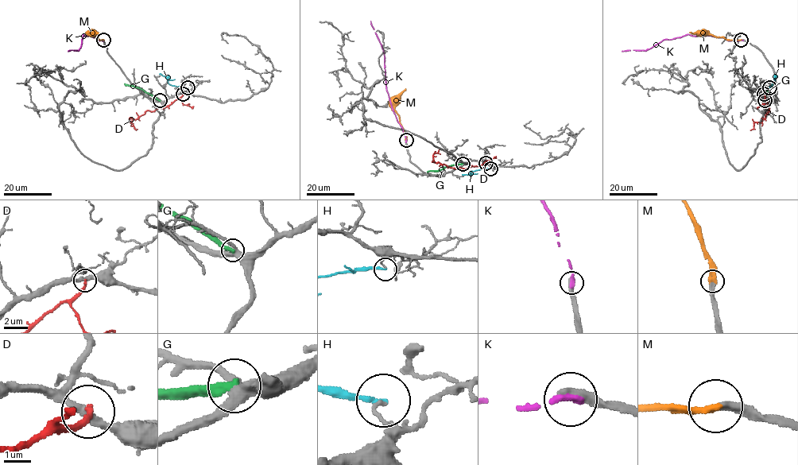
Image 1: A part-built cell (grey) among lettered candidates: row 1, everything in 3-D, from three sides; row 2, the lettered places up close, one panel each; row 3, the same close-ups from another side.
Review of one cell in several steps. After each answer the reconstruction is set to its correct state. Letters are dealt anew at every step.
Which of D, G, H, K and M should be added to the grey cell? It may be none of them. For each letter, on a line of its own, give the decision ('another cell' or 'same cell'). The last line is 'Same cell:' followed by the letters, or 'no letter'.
D: another cell
G: another cell
H: another cell
K: another cell
M: same cell
Same cell: M

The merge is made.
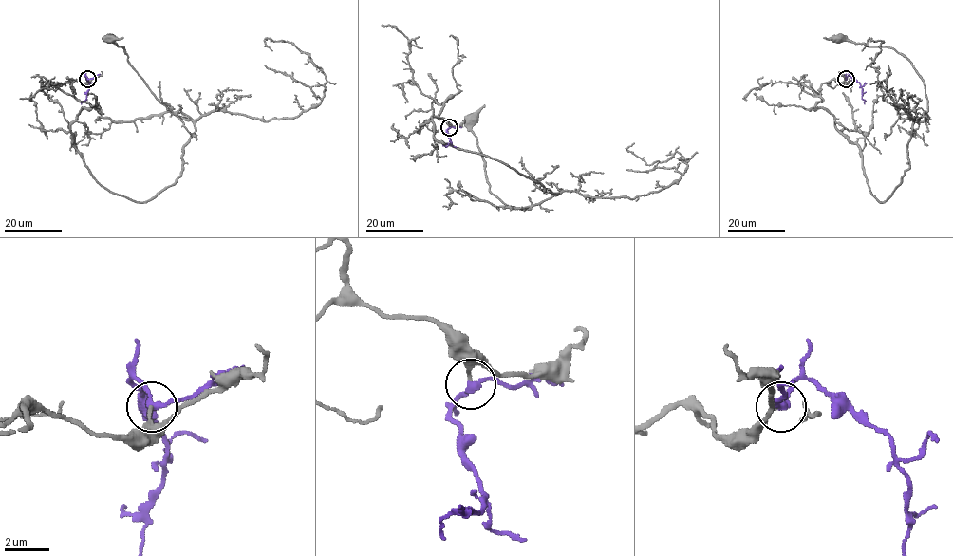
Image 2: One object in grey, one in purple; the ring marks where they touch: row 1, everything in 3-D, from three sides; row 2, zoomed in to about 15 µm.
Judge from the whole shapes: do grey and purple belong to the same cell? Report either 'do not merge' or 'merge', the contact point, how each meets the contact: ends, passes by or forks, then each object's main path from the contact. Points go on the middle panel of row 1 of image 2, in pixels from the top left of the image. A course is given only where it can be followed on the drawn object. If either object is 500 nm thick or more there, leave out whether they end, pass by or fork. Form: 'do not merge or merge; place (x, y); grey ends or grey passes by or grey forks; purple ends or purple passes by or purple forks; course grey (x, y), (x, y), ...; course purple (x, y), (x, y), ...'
do not merge; place (449, 127); grey ends; purple passes by; course grey (449, 126), (432, 102), (452, 96), (432, 117), (438, 140), (556, 193), (518, 209), (491, 193), (471, 120); course purple (449, 127), (447, 137), (451, 140), (442, 146)

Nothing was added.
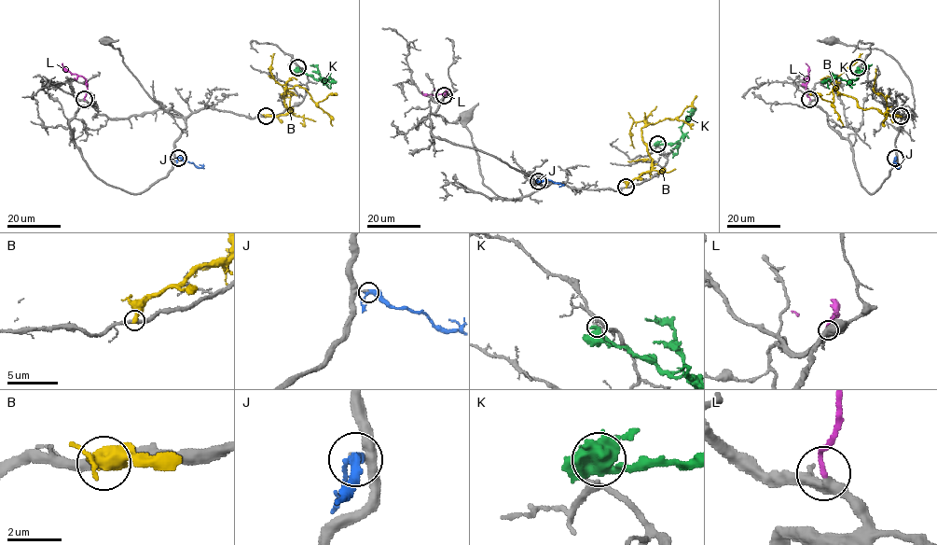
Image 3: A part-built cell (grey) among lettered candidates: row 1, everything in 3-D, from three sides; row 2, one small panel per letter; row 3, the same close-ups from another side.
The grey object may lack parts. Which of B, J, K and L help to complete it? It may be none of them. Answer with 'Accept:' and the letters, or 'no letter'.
Accept: L

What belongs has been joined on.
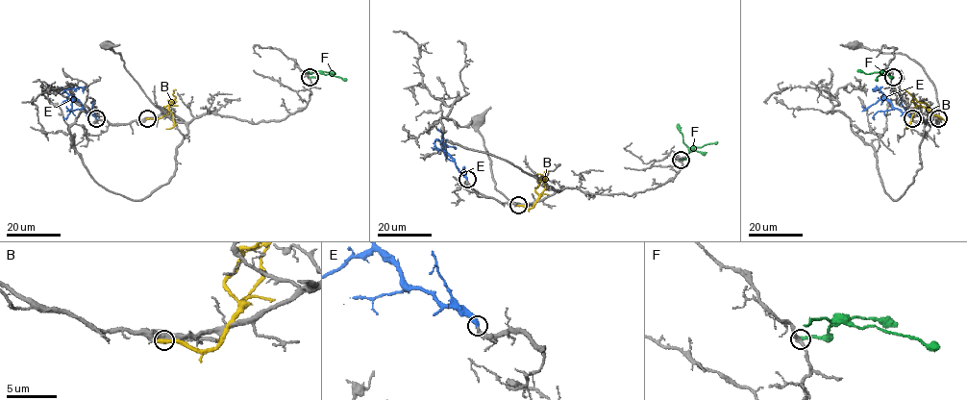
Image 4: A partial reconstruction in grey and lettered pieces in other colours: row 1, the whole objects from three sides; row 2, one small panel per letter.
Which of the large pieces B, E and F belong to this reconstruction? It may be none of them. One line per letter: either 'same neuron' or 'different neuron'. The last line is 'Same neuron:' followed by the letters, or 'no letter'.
B: different neuron
E: same neuron
F: different neuron
Same neuron: E

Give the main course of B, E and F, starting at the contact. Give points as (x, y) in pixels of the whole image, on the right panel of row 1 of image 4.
B: (938, 118), (941, 118), (917, 106), (906, 129)
E: (912, 118), (895, 109), (879, 90), (873, 89), (880, 87), (880, 92)
F: (893, 77), (881, 73), (876, 80)

